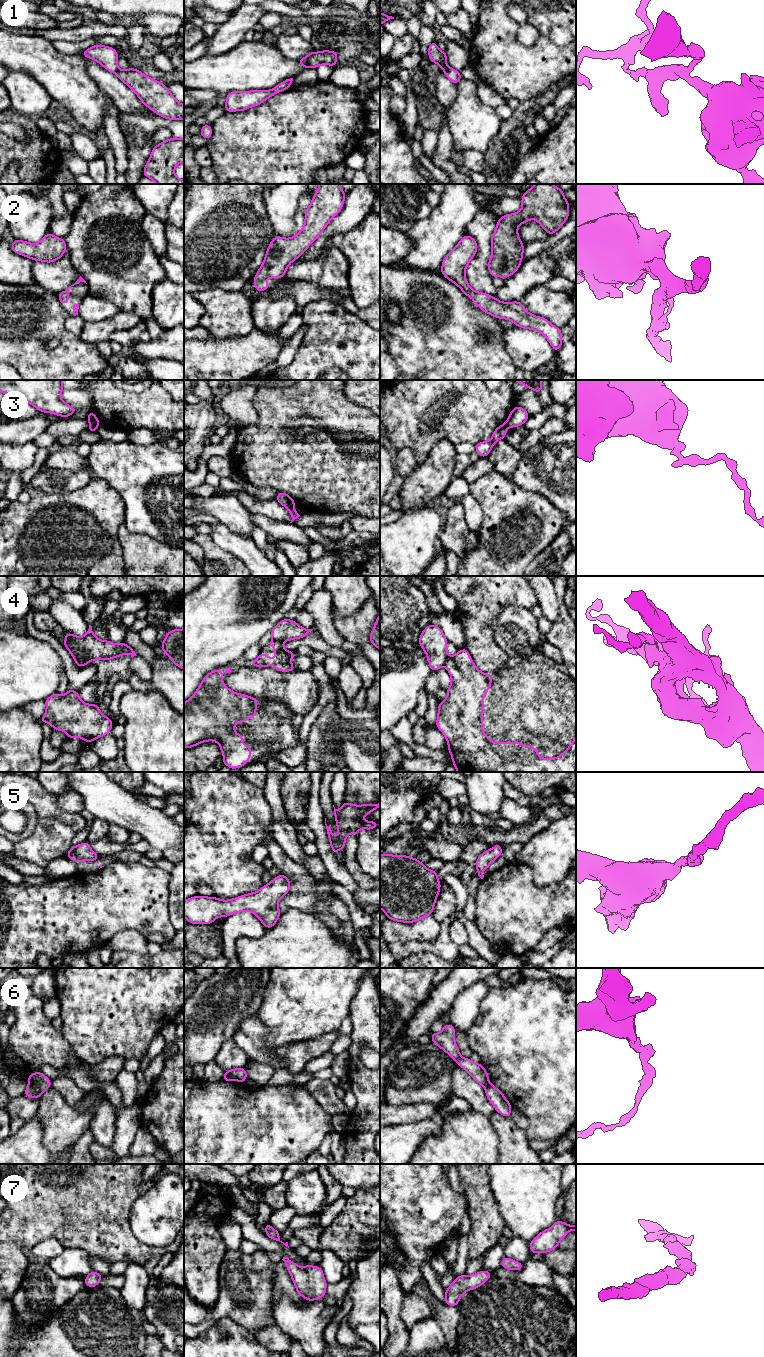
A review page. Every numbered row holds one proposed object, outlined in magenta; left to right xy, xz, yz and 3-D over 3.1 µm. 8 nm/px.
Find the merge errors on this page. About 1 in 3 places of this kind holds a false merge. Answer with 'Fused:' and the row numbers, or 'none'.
Fused: 1, 3, 4, 6

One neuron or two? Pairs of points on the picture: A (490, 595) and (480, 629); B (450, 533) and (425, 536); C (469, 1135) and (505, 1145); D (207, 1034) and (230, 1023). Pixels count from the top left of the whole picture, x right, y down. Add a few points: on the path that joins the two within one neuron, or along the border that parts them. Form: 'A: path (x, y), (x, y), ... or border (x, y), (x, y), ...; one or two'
A: path (482, 603), (480, 605), (480, 621); one
B: border (443, 511), (443, 529), (438, 537); two
C: border (489, 1121), (498, 1138), (499, 1153); two
D: path (213, 1028), (218, 1023), (224, 1023); one

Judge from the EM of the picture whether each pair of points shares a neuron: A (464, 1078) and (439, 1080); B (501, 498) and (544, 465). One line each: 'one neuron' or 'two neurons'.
A: two neurons
B: two neurons

